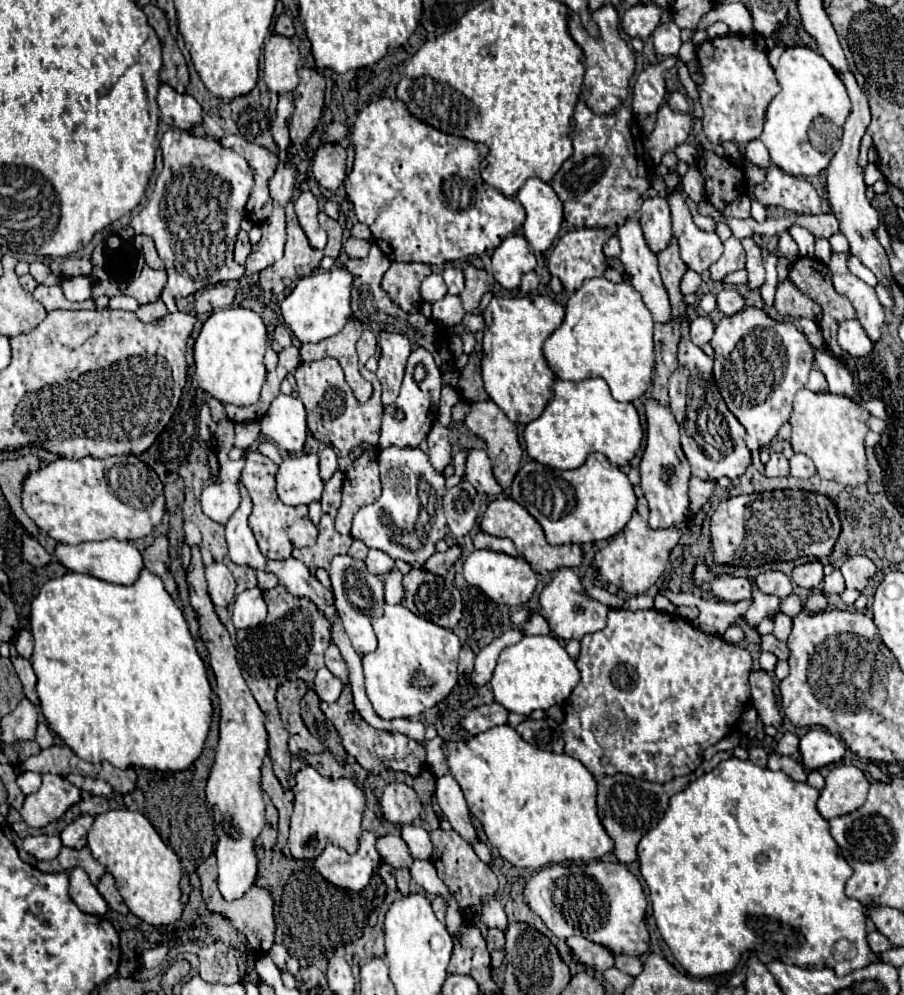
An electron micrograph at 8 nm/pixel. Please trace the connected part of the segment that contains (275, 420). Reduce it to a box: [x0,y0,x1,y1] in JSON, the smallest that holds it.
[259,395,307,453]

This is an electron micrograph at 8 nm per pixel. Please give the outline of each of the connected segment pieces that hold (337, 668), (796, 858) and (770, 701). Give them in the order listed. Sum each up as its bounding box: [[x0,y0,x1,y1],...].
[[325,643,349,683],[637,757,877,979],[749,671,781,727]]

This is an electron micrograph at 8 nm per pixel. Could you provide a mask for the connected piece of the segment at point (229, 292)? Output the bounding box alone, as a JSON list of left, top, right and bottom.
[197,285,235,315]

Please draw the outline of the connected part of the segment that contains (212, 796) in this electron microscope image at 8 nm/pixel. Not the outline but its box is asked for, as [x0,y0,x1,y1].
[187,547,267,901]

